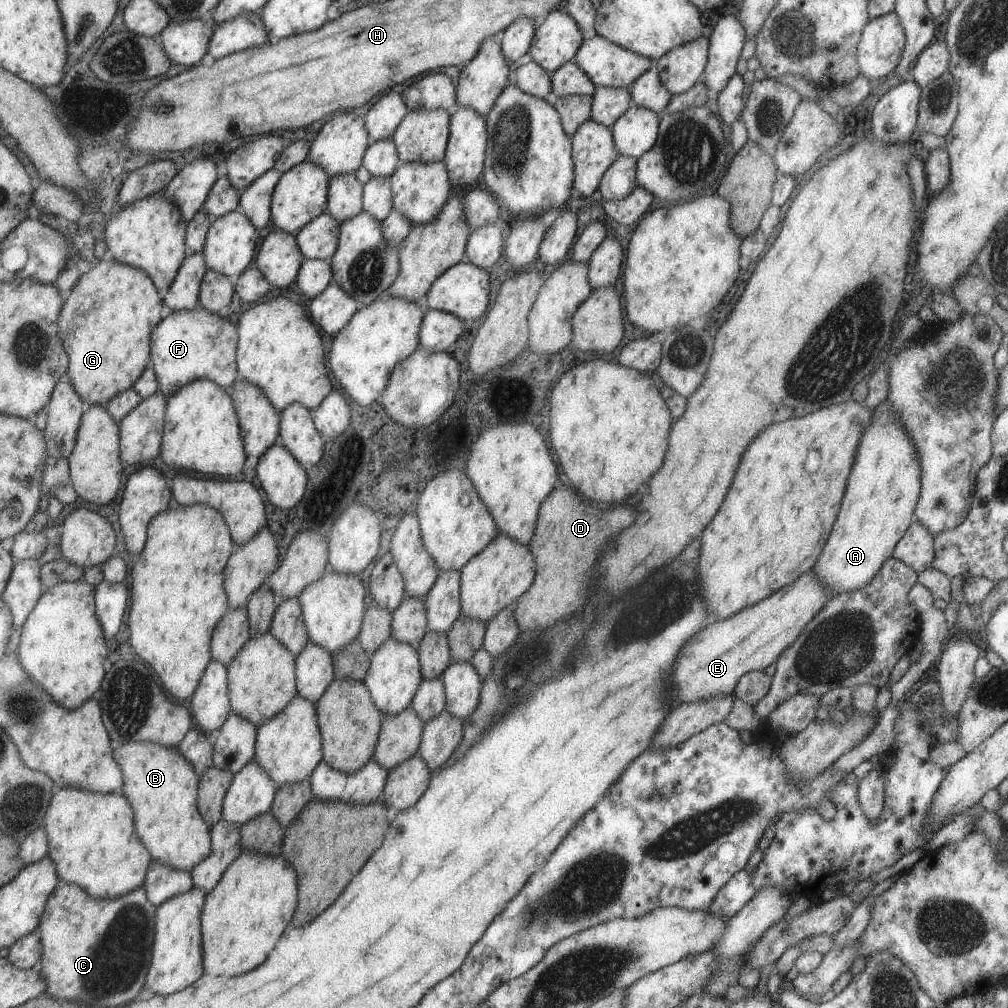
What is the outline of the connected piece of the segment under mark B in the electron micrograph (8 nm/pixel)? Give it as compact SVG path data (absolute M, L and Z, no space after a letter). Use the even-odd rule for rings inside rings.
M155 742L114 746L114 760L123 772L122 794L134 808L135 829L154 861L192 870L211 853L211 827L198 808L200 776L178 748Z

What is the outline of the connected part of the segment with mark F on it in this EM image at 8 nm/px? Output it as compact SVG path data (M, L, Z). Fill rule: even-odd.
M202 305L192 310L170 311L152 329L151 334L151 367L155 370L159 390L165 396L178 392L185 384L194 383L198 379L210 379L214 383L228 389L239 377L237 371L237 346L239 334L237 325L232 324L225 313L213 313Z

